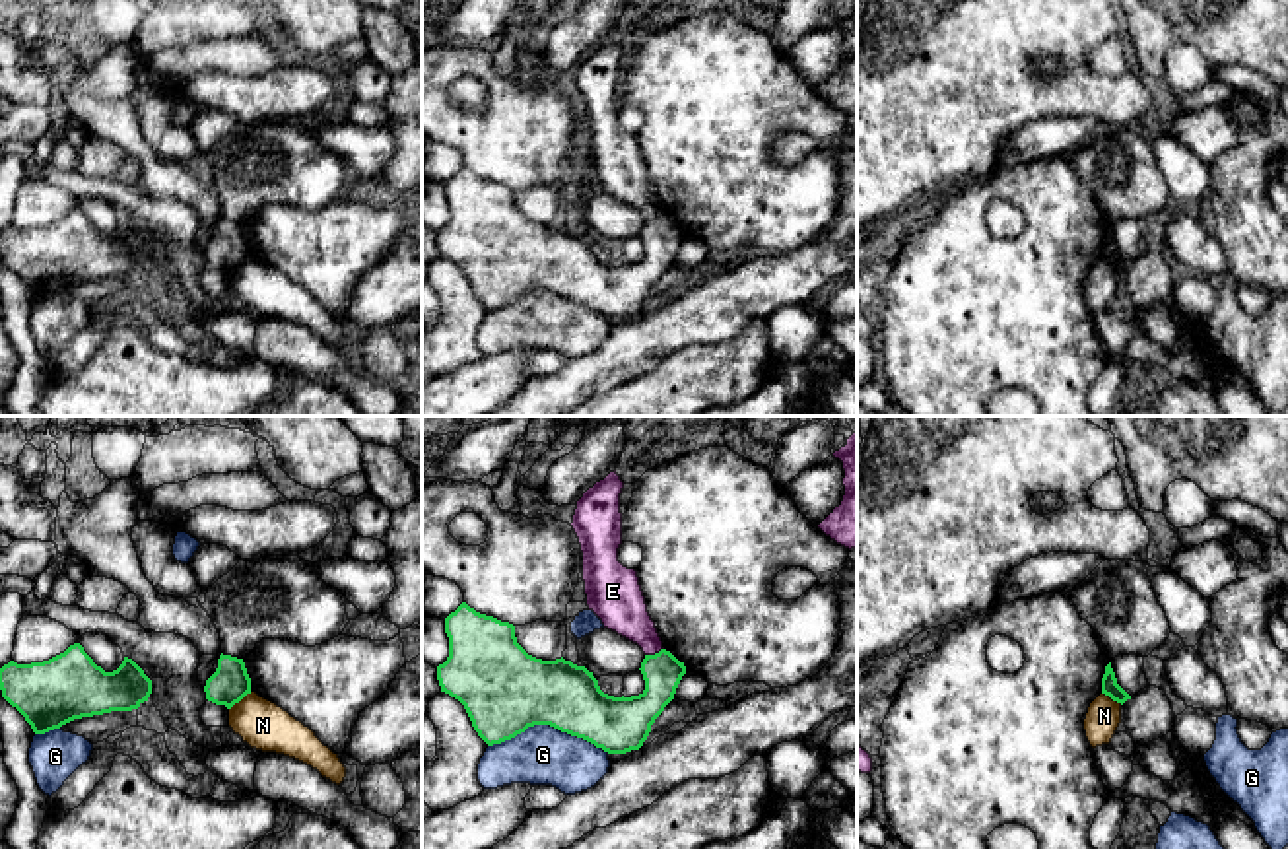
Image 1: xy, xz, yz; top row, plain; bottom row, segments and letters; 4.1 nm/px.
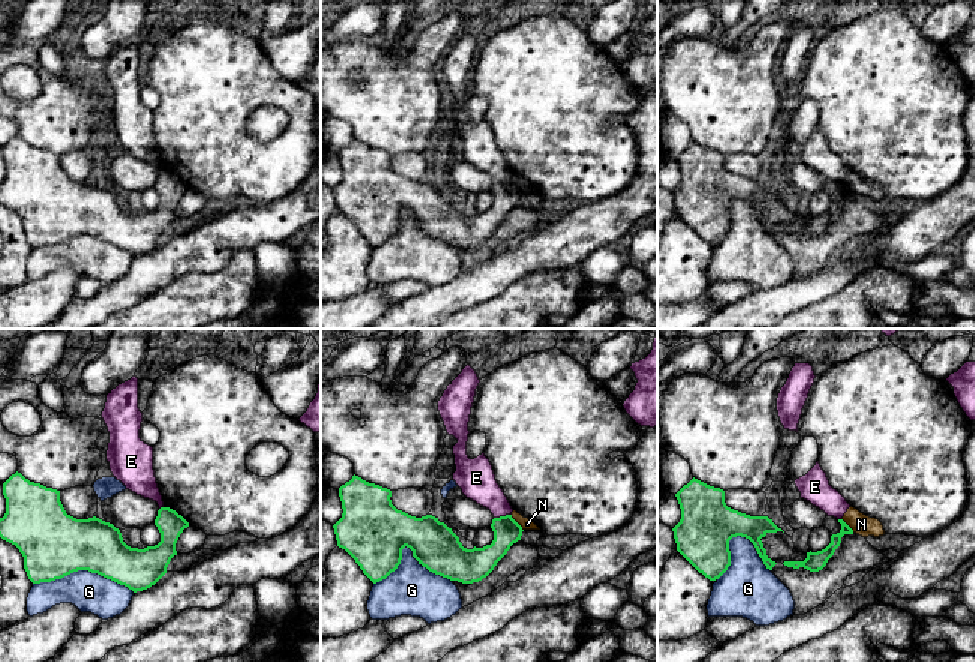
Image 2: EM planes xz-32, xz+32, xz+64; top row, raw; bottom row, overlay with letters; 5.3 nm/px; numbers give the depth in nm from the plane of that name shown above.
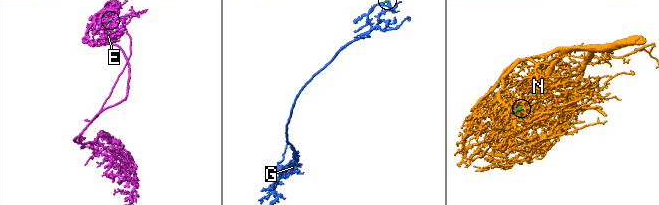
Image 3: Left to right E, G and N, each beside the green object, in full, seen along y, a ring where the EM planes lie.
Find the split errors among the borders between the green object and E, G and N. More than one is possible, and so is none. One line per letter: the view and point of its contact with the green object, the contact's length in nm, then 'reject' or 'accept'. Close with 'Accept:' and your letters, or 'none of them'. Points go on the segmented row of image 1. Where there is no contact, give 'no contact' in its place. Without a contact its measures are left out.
E: xz (655, 653) | 90 nm | reject
G: xz (548, 723) | 500 nm | reject
N: xy (239, 700) | 120 nm | reject
Accept: none of them

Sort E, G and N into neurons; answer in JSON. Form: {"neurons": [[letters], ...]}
{"neurons": [["E"], ["G"], ["N"]]}

